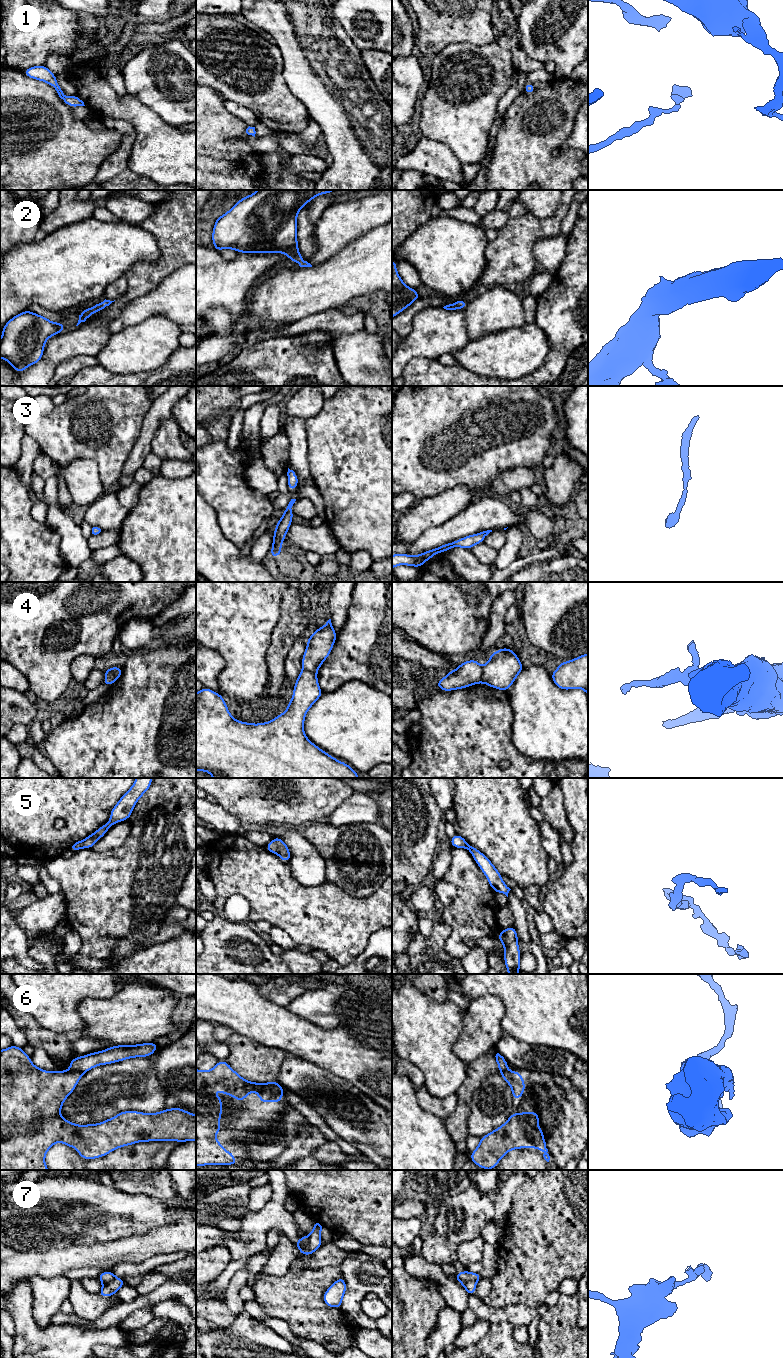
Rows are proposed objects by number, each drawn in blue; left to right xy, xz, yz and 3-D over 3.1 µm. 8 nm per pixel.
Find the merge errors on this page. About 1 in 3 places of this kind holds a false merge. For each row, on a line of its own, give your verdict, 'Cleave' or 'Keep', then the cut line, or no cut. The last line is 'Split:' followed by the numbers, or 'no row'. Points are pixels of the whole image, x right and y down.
1: Keep. No split
2: Keep. No split
3: Keep. No split
4: Cleave. Split along yz (482, 667), (480, 681)
5: Keep. No split
6: Cleave. Split along xy (72, 1069), (83, 1072)
7: Cleave. Split along yz (454, 1277), (460, 1281), (475, 1282)
Split: 4, 6, 7

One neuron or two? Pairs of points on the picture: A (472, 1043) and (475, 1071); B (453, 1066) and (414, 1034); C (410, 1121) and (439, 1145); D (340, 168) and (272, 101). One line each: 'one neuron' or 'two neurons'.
A: two neurons
B: one neuron
C: one neuron
D: two neurons

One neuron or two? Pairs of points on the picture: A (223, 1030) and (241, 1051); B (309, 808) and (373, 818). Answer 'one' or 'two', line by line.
A: two
B: two

